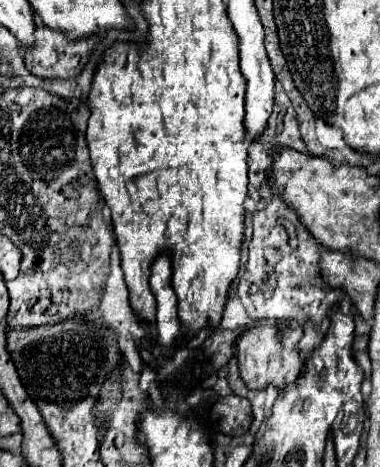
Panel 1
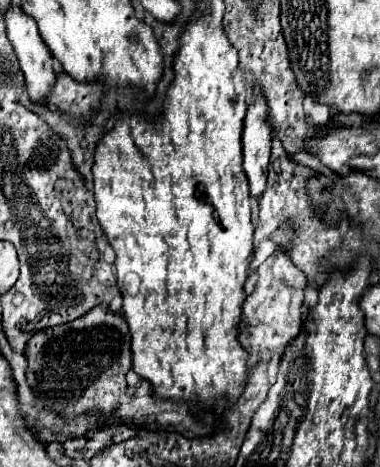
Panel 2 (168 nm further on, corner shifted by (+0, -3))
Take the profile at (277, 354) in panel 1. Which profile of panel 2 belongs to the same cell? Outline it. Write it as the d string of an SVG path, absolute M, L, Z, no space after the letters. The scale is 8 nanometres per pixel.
M277 248L273 256L269 256L257 270L259 282L255 292L247 296L243 304L243 320L239 326L239 342L249 354L257 354L259 360L269 362L269 358L281 356L289 342L301 332L301 304L303 304L303 290L307 284L307 276L291 264L291 258L283 248Z

